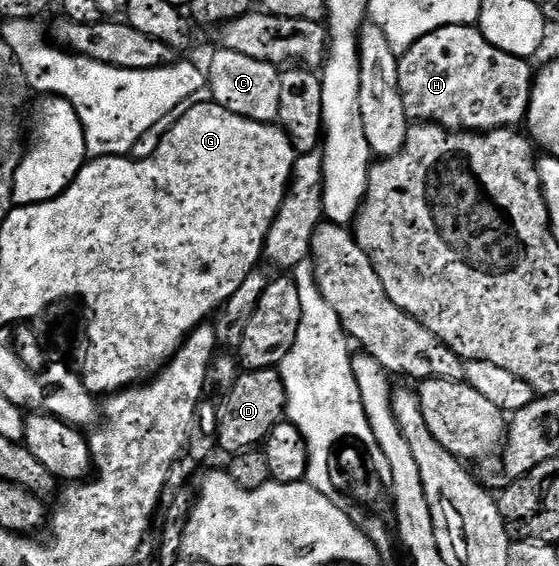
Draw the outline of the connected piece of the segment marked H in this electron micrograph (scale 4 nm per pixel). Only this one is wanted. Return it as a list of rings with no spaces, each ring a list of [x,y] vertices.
[[[450,25],[423,36],[399,57],[398,87],[408,118],[415,123],[434,123],[460,133],[494,133],[496,129],[519,127],[530,109],[534,70],[526,58],[517,57],[489,42],[478,26]]]

